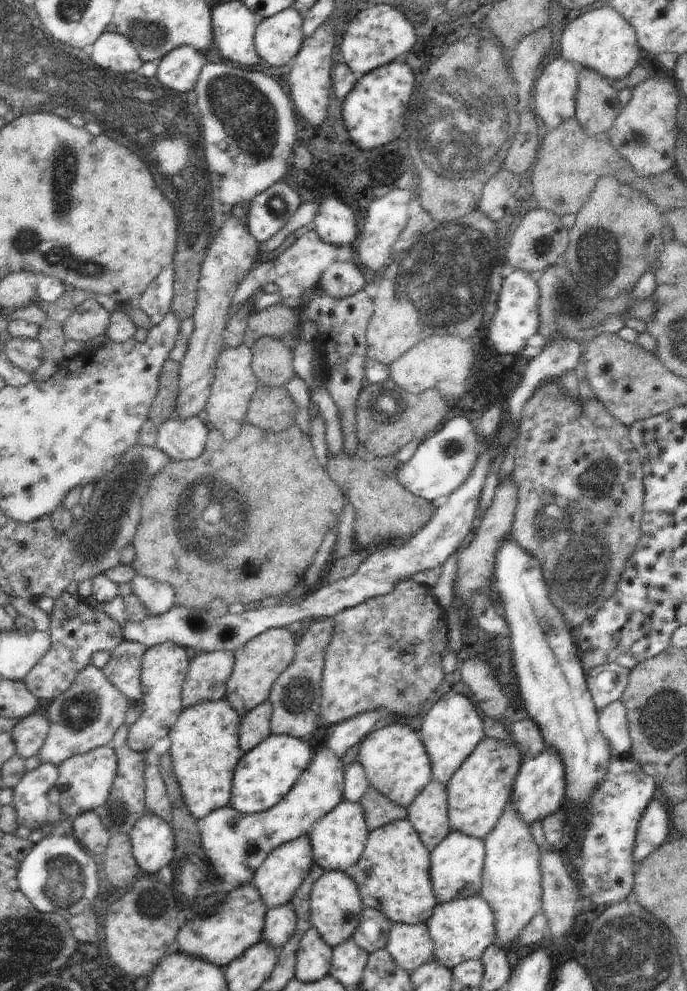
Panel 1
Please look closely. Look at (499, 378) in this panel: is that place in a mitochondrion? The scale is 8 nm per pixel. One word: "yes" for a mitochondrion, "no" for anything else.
no

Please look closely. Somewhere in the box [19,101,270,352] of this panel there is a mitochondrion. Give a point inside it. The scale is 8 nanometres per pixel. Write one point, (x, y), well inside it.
(65, 163)

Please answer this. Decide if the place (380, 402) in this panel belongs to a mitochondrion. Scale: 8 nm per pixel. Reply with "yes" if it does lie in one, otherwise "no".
yes

